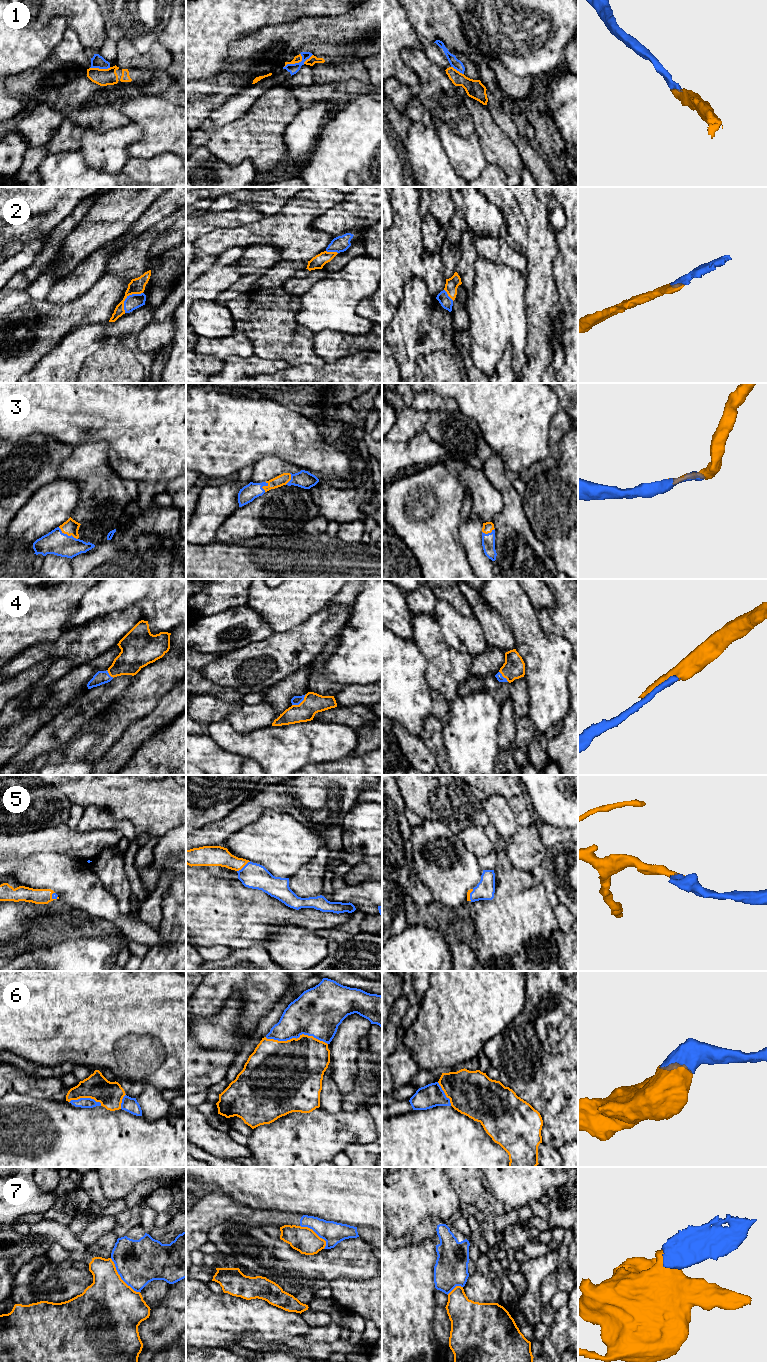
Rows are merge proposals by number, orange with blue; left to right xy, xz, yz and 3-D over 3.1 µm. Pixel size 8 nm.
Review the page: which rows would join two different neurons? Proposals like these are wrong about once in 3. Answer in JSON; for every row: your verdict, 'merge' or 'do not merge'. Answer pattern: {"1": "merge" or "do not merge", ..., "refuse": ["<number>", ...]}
{"1": "do not merge", "2": "merge", "3": "merge", "4": "merge", "5": "merge", "6": "merge", "7": "do not merge", "refuse": ["1", "7"]}

